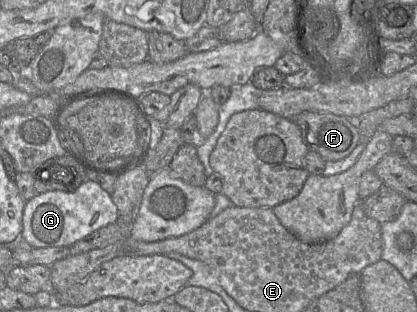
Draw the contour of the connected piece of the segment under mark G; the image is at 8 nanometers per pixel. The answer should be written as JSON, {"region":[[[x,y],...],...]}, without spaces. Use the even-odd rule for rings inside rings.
{"region":[[[86,180],[74,192],[49,191],[28,200],[22,218],[21,239],[32,248],[70,247],[75,242],[119,219],[119,211],[108,193],[97,182]]]}

